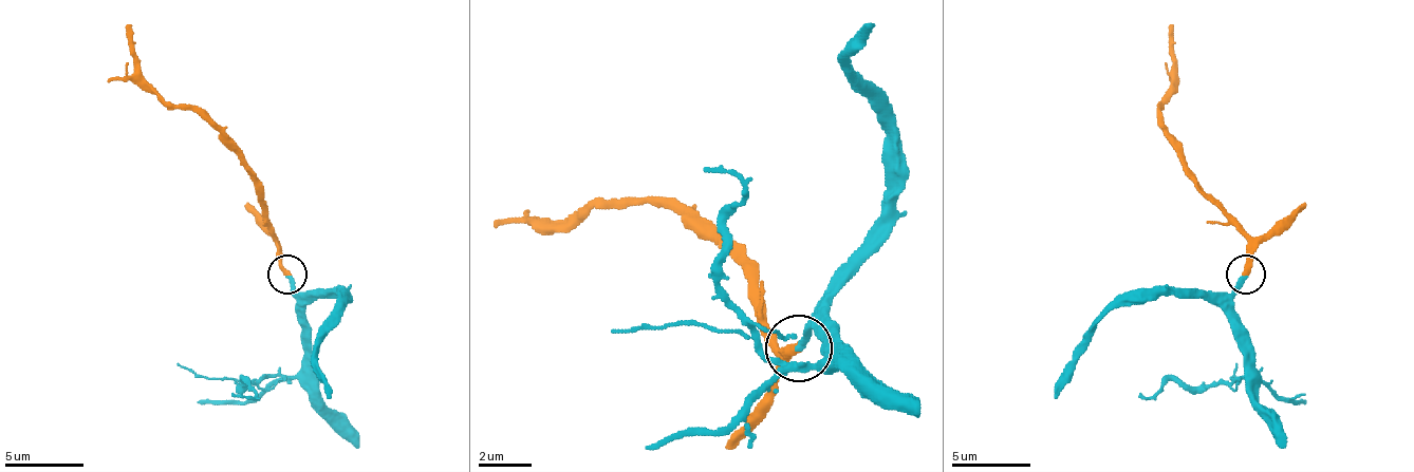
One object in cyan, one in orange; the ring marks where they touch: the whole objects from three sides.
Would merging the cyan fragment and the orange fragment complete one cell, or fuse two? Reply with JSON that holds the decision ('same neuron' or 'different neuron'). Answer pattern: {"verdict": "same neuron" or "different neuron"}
{"verdict": "same neuron"}

